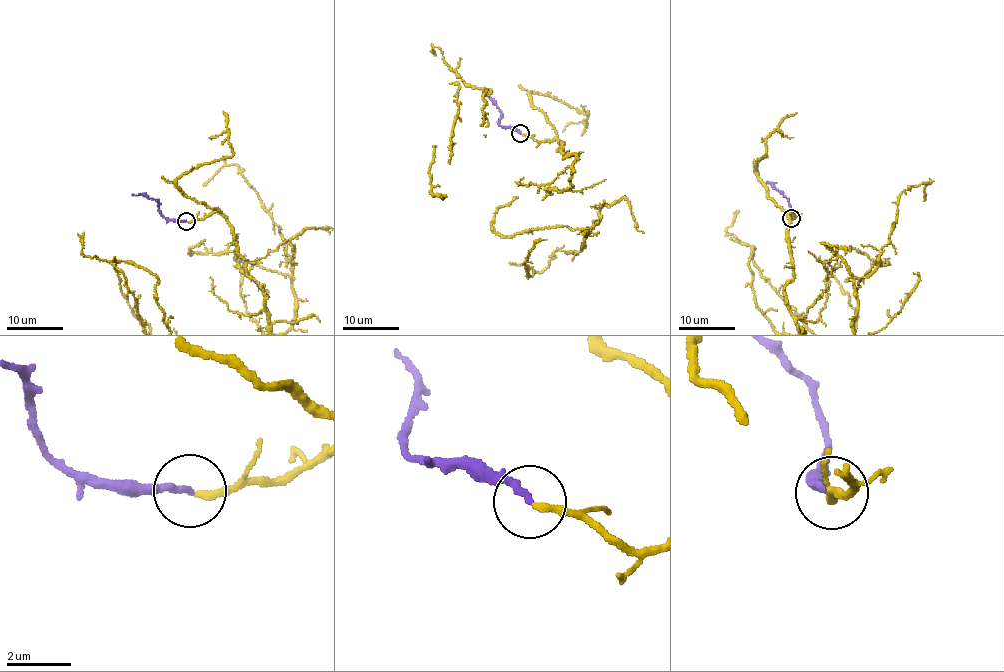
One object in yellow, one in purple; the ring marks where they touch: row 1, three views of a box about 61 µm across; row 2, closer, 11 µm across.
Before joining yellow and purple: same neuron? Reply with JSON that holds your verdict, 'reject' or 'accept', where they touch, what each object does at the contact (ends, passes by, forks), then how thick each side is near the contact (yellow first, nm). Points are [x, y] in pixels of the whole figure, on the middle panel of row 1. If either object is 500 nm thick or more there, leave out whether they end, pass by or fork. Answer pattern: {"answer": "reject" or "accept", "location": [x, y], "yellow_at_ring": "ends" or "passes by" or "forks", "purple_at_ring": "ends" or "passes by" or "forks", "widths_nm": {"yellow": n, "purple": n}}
{"answer": "accept", "location": [520, 133], "yellow_at_ring": "ends", "purple_at_ring": "ends", "widths_nm": {"yellow": 220, "purple": 240}}

